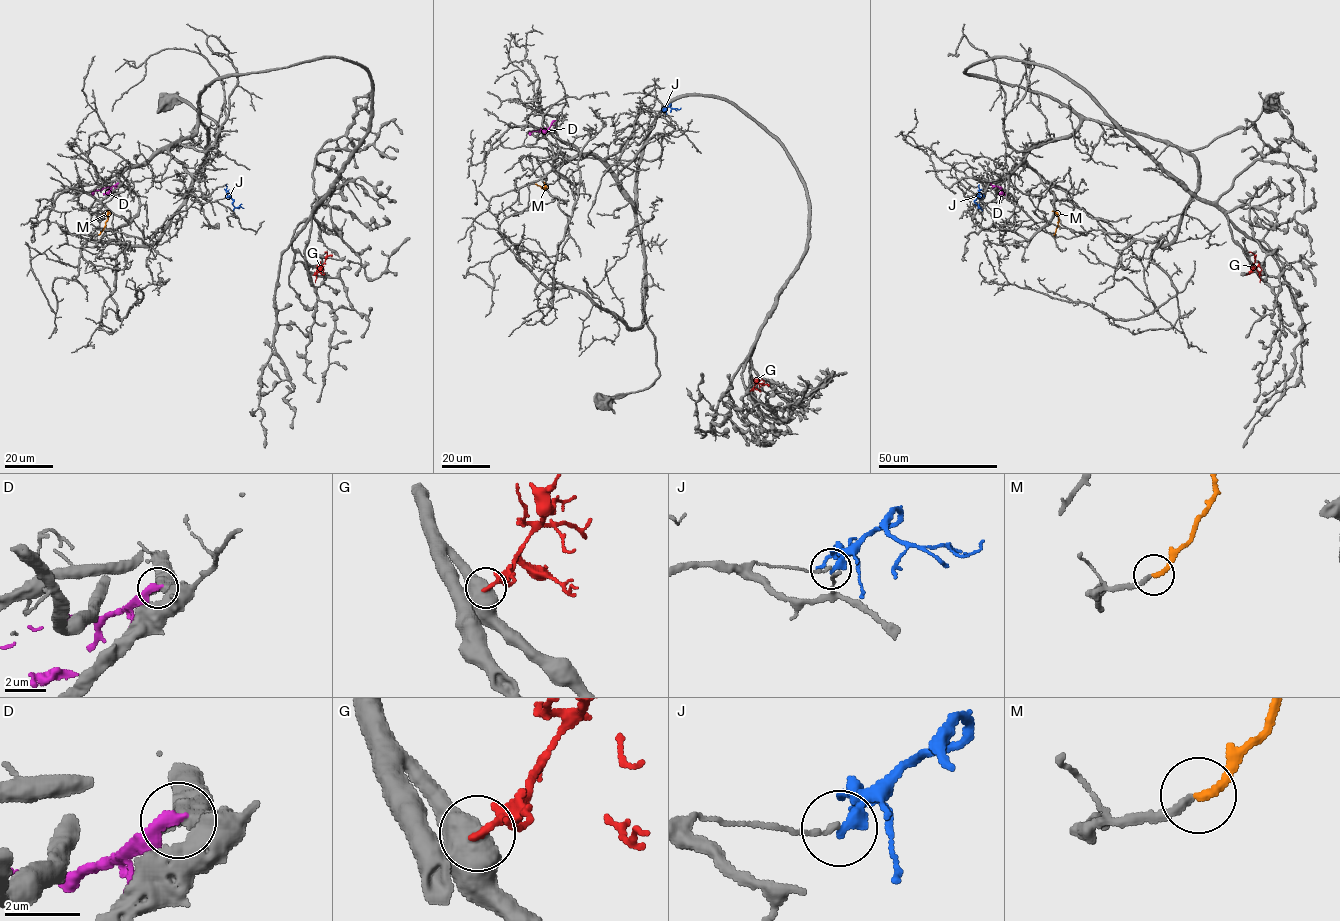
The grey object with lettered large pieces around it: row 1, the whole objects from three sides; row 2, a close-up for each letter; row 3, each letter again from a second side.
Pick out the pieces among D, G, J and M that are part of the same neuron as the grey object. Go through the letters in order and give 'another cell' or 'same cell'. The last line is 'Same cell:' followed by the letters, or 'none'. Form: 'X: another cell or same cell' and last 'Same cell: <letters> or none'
D: another cell
G: another cell
J: another cell
M: same cell
Same cell: M

